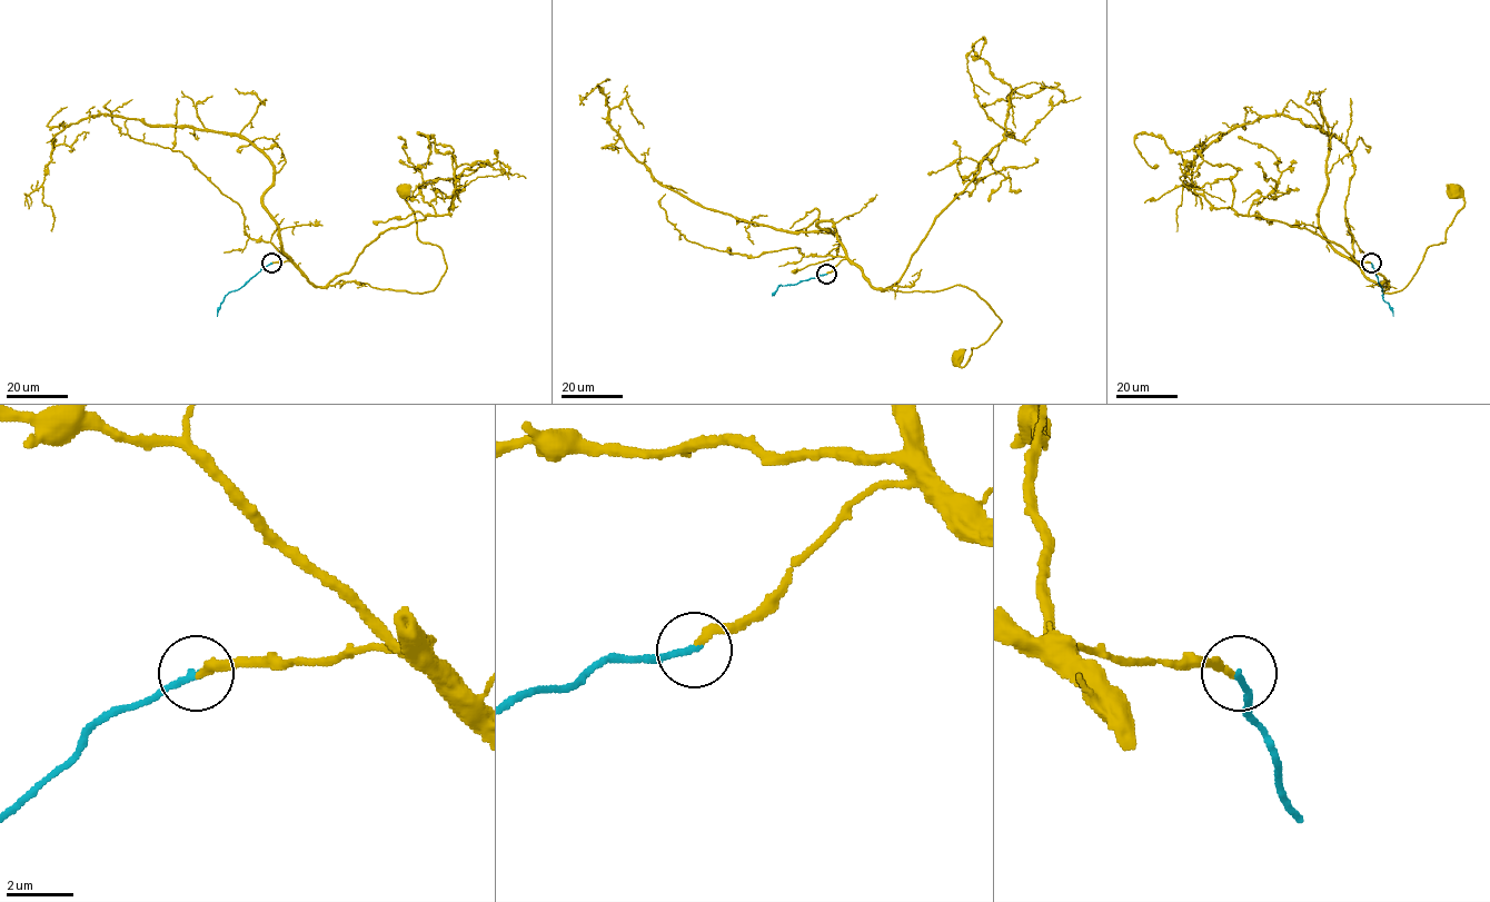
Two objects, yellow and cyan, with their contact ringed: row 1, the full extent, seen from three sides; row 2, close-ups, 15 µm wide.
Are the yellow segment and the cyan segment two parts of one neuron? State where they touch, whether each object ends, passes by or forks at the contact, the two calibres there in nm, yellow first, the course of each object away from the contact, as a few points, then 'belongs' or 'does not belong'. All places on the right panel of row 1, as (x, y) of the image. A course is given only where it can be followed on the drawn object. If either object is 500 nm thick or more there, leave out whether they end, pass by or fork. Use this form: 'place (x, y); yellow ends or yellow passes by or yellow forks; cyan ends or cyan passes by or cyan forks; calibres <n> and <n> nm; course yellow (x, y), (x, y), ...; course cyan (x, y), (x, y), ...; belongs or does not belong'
place (1371, 263); yellow ends; cyan ends; calibres 240 and 190 nm; course yellow (1371, 264), (1357, 261), (1401, 291), (1444, 241), (1464, 204), (1454, 191); course cyan (1371, 264), (1392, 316); belongs

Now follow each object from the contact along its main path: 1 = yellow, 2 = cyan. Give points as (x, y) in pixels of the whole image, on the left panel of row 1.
1: (271, 264), (290, 261), (320, 286), (343, 280), (431, 291), (446, 264), (438, 246), (417, 236), (404, 191)
2: (271, 264), (240, 288), (229, 291), (217, 316)

